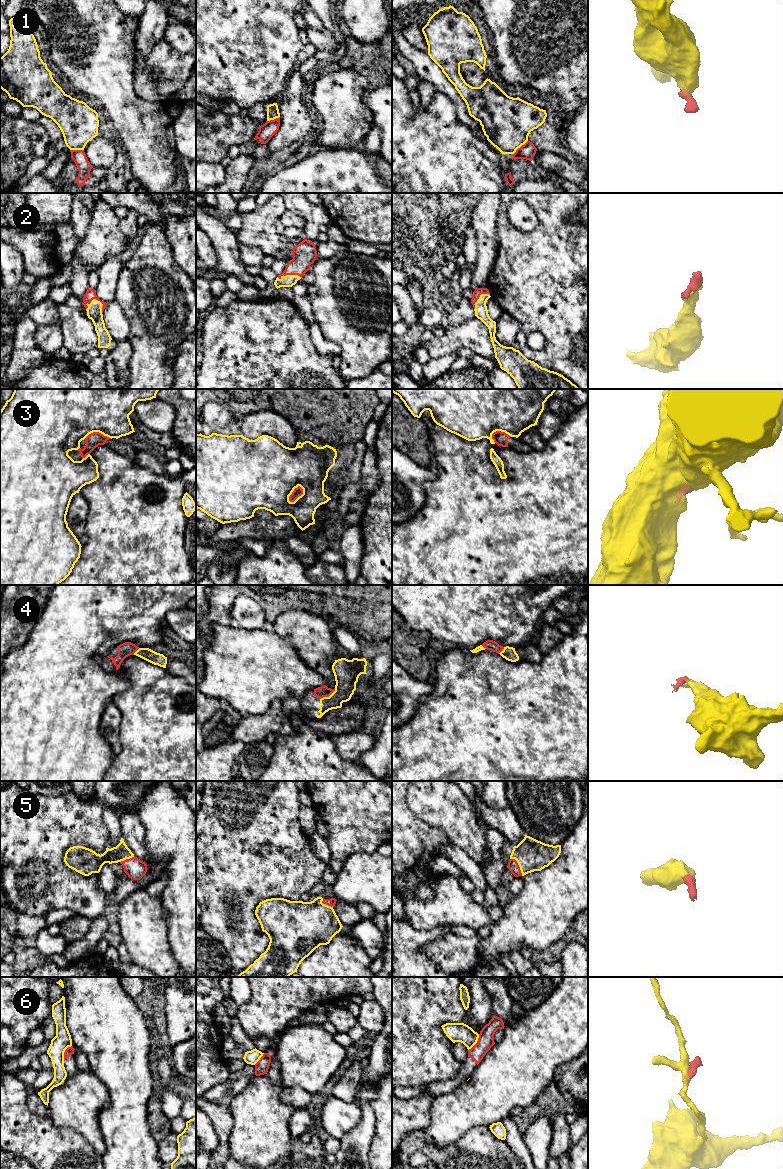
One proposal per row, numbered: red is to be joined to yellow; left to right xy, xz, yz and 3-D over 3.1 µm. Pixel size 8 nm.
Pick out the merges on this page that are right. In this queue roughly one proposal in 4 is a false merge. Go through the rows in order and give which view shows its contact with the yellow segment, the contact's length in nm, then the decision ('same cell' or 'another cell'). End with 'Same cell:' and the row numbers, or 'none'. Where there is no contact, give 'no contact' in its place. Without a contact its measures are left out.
1: contact in yz; length 170 nm; another cell
2: contact in xy; length 160 nm; same cell
3: contact in xz; length 160 nm; another cell
4: contact in xz; length 160 nm; same cell
5: contact in yz; length 170 nm; same cell
6: contact in yz; length 160 nm; another cell
Same cell: 2, 4, 5

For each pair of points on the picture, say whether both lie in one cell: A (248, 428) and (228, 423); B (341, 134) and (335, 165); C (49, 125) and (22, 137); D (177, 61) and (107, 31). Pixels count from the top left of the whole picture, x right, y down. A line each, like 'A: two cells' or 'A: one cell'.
A: two cells
B: two cells
C: two cells
D: two cells

